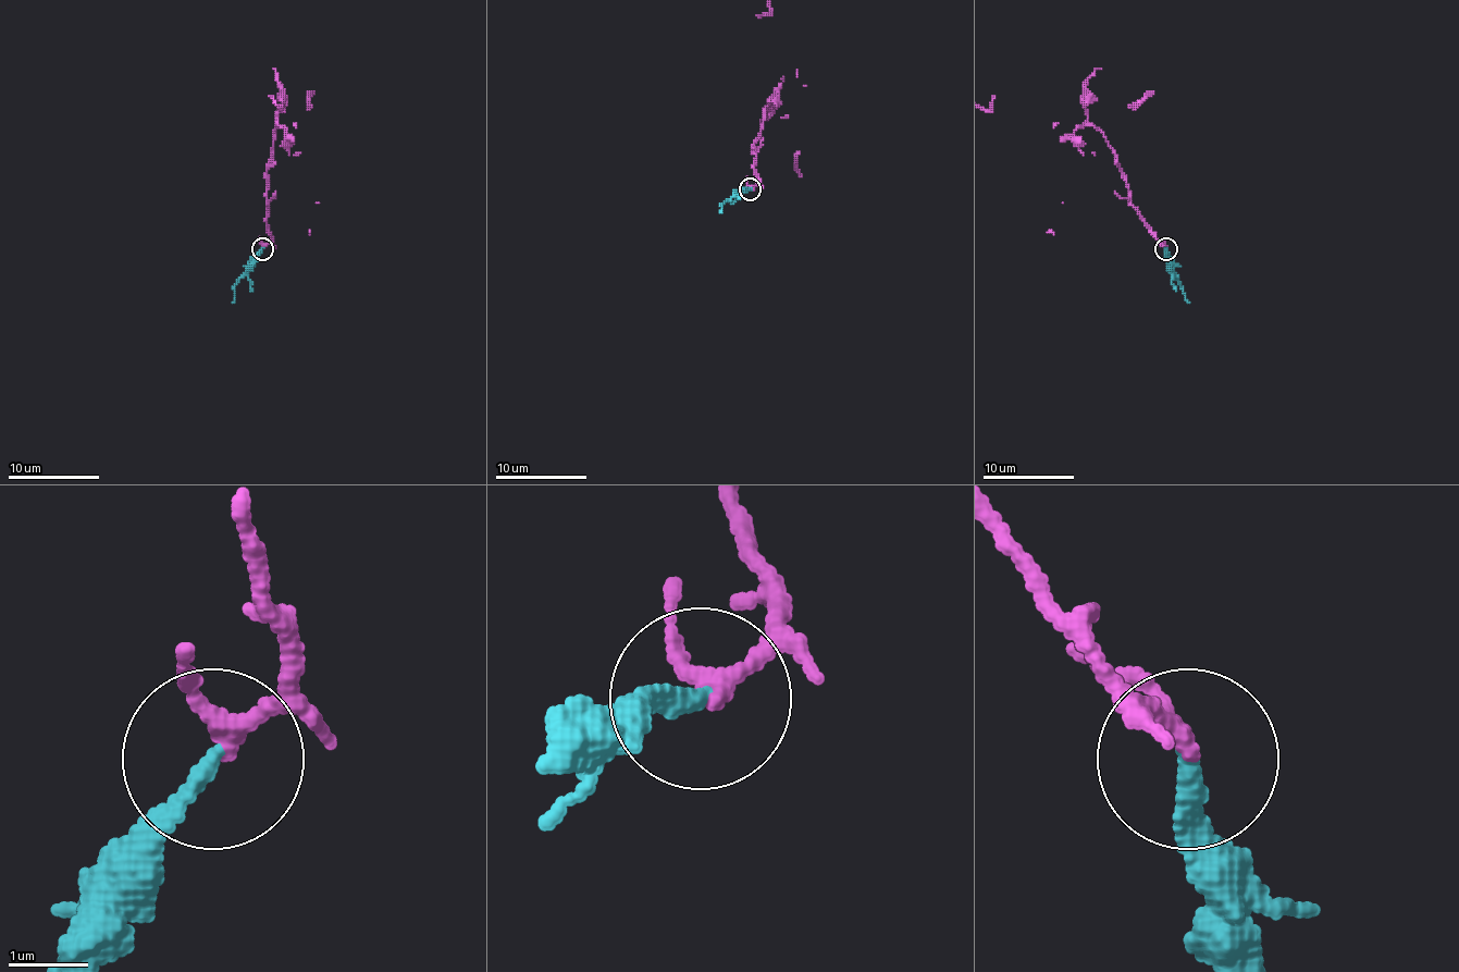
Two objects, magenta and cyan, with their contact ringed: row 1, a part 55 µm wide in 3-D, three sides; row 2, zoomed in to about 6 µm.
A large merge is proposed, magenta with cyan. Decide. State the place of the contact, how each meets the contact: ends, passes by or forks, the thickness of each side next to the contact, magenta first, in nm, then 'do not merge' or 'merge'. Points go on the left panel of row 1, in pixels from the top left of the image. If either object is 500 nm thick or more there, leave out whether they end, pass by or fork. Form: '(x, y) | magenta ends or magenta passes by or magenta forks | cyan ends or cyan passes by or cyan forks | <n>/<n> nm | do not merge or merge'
(262, 248) | magenta passes by | cyan ends | 200/240 nm | merge

